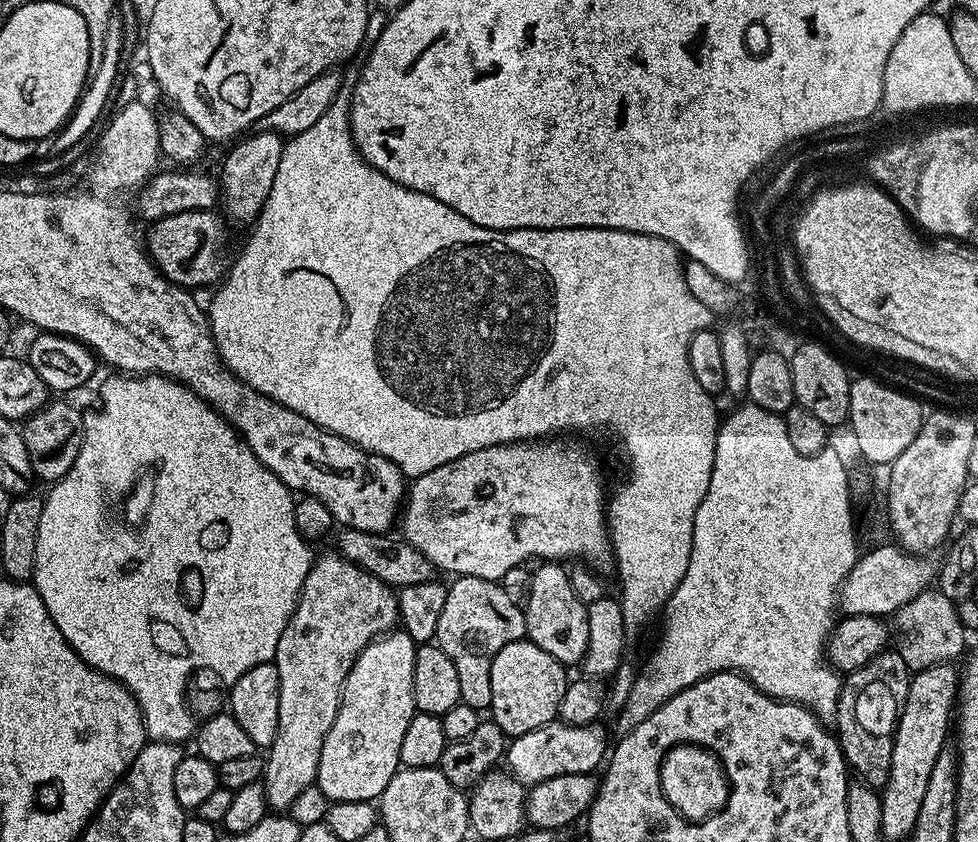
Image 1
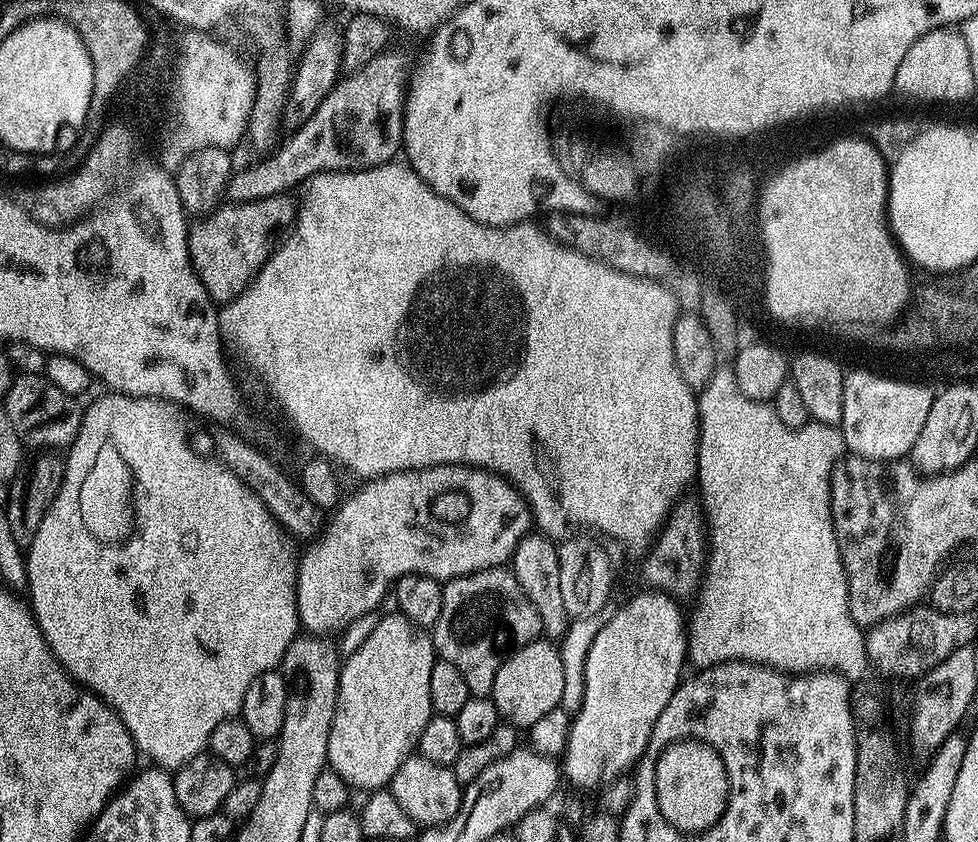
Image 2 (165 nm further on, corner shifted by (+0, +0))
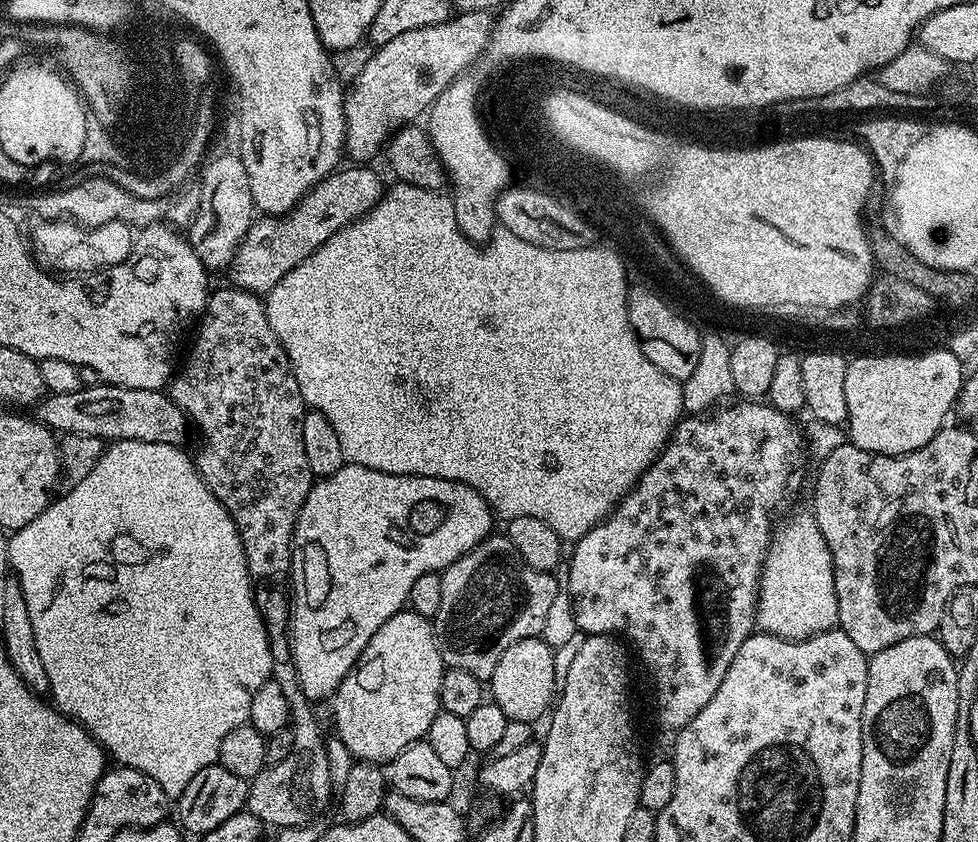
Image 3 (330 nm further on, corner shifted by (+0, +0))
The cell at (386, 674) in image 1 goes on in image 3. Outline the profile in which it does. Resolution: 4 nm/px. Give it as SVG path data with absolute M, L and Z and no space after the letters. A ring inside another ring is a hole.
M401 610L382 622L374 638L370 638L367 646L360 651L356 665L346 674L346 678L342 678L331 701L332 716L336 719L335 735L345 743L353 758L384 766L402 754L402 750L406 750L406 746L415 740L425 739L430 722L434 722L434 718L442 711L440 691L445 667L440 648L436 645L434 624L429 617L420 616L411 610Z

